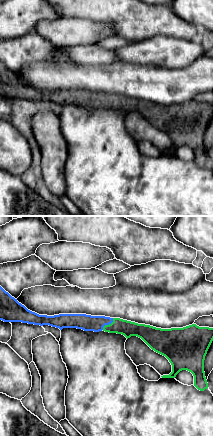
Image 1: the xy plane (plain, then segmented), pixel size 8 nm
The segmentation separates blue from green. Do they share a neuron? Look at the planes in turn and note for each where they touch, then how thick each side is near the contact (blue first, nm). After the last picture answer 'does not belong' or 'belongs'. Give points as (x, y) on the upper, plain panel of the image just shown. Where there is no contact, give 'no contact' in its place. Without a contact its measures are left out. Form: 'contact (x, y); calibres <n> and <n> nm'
contact (108, 100); calibres 130 and 130 nm

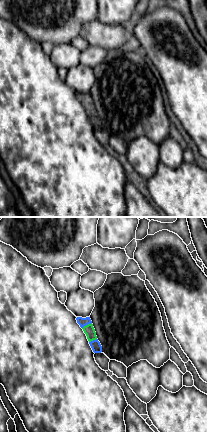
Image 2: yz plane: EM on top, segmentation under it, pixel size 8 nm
contact (86, 100); calibres 70 and 90 nm

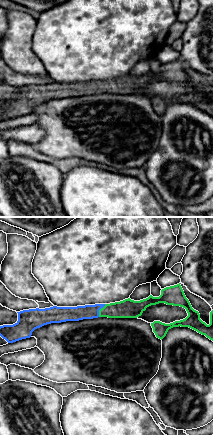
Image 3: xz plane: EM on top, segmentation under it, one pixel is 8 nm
contact (99, 85); calibres 110 and 150 nm

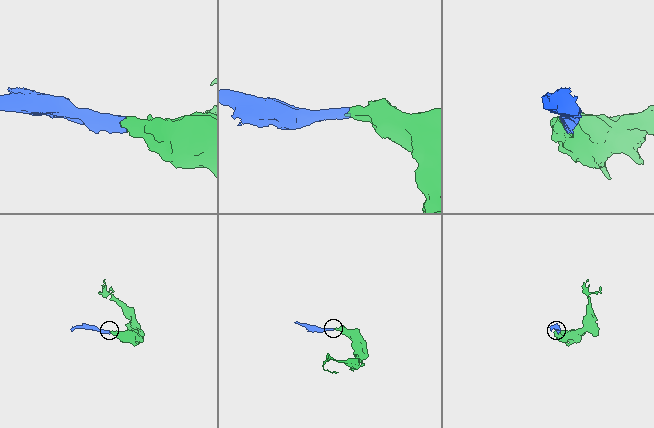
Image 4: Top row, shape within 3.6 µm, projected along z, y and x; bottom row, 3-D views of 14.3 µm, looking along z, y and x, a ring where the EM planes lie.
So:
belongs

